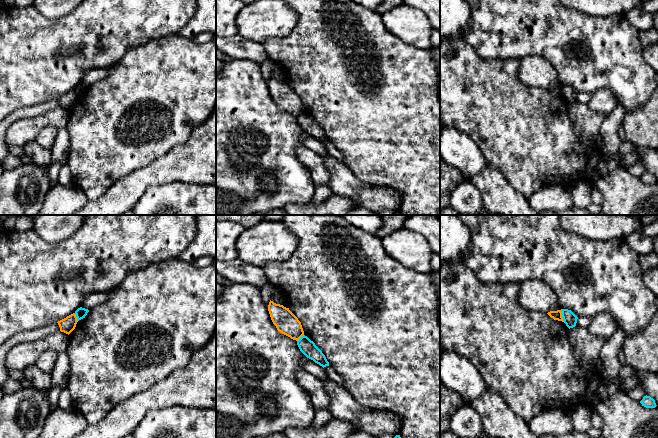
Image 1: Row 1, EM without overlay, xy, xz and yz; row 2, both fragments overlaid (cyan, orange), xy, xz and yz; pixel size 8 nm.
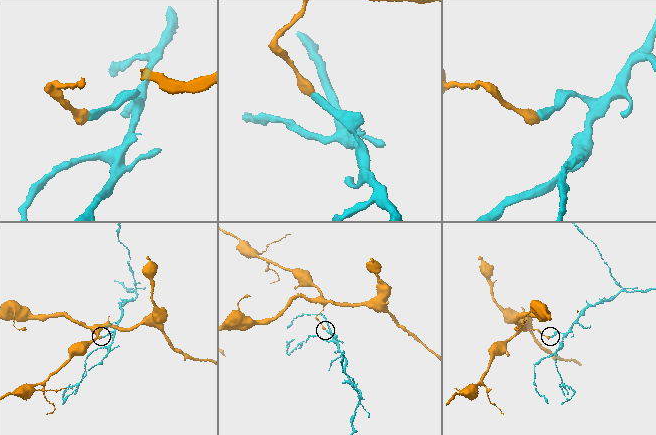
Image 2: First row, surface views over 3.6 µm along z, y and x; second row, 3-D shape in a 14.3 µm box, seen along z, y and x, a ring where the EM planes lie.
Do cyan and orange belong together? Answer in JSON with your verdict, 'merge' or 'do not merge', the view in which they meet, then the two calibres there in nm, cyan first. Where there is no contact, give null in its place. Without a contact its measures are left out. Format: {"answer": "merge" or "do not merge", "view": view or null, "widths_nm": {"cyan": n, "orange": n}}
{"answer": "do not merge", "view": "yz", "widths_nm": {"cyan": 110, "orange": 80}}

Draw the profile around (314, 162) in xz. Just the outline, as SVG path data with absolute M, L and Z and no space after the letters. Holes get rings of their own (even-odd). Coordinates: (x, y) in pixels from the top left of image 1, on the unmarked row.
M298 146L296 155L299 161L309 170L315 185L327 185L330 174L321 155L305 147Z

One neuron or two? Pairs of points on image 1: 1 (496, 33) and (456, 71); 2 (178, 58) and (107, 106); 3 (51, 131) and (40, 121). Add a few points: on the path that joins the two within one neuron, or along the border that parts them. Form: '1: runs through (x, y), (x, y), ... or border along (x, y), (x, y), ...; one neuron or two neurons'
1: border along (463, 39), (482, 58), (499, 58); two neurons
2: runs through (160, 76), (138, 98), (125, 105); one neuron
3: border along (57, 127), (46, 125), (34, 140); two neurons

